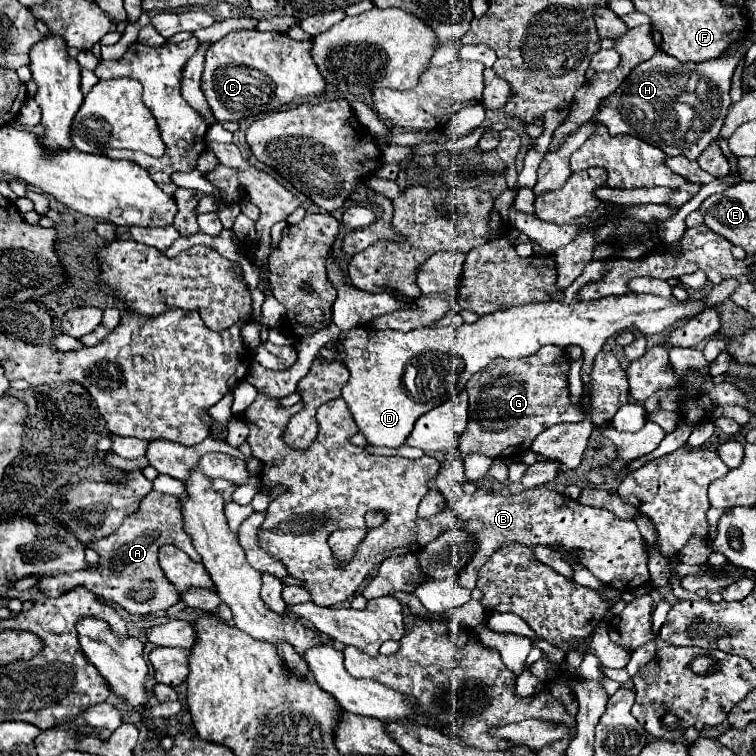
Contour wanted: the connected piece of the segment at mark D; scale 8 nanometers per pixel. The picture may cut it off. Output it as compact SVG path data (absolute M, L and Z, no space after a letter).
M626 293L618 297L578 301L570 305L556 301L520 305L484 315L472 325L462 323L460 327L422 327L408 333L392 329L376 331L370 327L354 327L340 339L346 351L344 365L350 371L350 379L342 387L342 397L350 413L354 415L360 433L372 445L400 447L408 439L420 415L452 399L458 389L464 391L468 379L496 357L522 359L534 355L544 345L580 345L584 358L580 372L583 382L582 401L586 411L590 411L588 383L592 361L602 351L608 337L632 327L642 335L662 333L674 327L678 321L688 321L700 315L700 311L704 309L708 309L706 299L678 301L676 297L662 299L656 295Z

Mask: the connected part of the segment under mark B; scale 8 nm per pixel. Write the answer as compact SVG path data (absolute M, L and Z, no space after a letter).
M454 485L454 489L442 493L446 495L446 503L464 521L464 529L472 533L472 541L478 547L472 563L458 577L460 585L466 589L476 587L480 567L498 549L502 549L502 543L520 543L526 547L542 545L552 551L562 549L566 553L564 559L584 563L584 567L594 577L618 591L636 591L650 581L648 551L634 519L618 519L616 515L612 515L612 511L582 505L546 487L526 489L510 497L494 495L482 485L478 485L474 495L466 495L460 485Z

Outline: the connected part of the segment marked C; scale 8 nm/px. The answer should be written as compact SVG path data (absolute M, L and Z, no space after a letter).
M232 31L206 51L202 71L202 93L216 121L240 121L258 113L288 107L310 95L322 95L326 81L312 55L310 41L294 41L286 33Z

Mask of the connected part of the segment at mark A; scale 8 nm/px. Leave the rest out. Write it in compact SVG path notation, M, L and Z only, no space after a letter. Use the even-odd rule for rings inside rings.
M150 491L142 503L140 509L136 513L132 513L120 529L116 529L112 535L106 535L104 539L96 539L90 549L94 549L100 555L100 561L86 569L86 571L76 571L76 573L68 573L68 575L58 575L58 577L44 577L38 585L38 589L46 595L46 597L60 597L66 591L72 591L74 587L82 585L88 591L92 591L94 595L98 595L104 603L112 603L112 605L120 605L122 609L126 609L126 613L130 615L152 615L158 617L160 613L164 613L168 607L172 607L178 601L178 591L172 583L168 583L164 571L158 565L158 549L162 545L176 545L178 549L182 549L192 561L200 563L200 555L196 553L196 549L192 547L190 537L186 535L184 527L182 527L182 511L180 511L180 503L174 495L160 495L158 491ZM140 583L152 583L156 587L156 593L150 601L146 603L136 603L132 599L126 597L128 589L140 585Z

